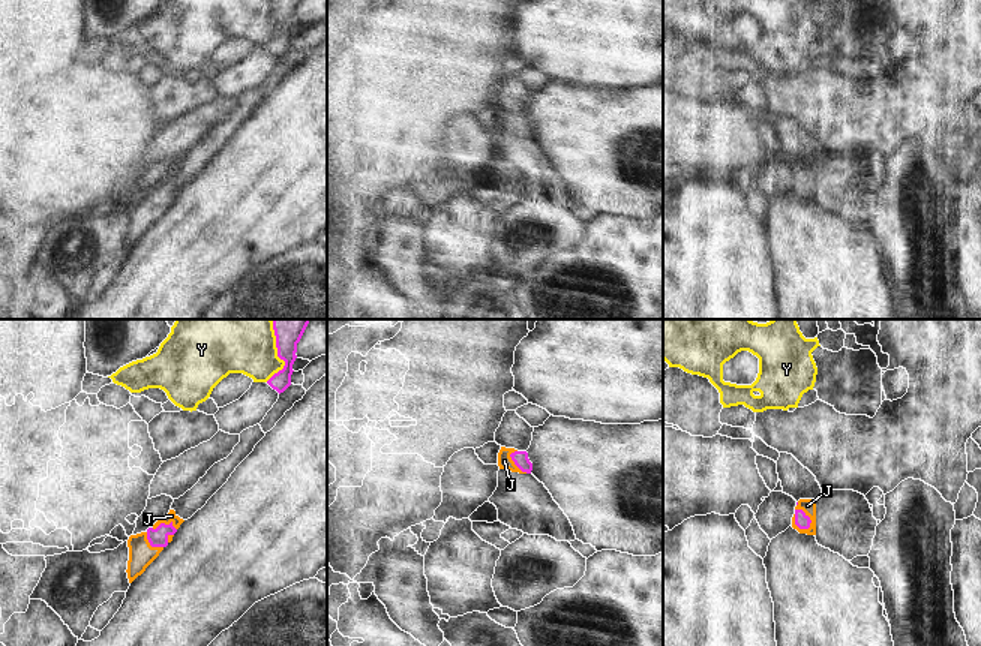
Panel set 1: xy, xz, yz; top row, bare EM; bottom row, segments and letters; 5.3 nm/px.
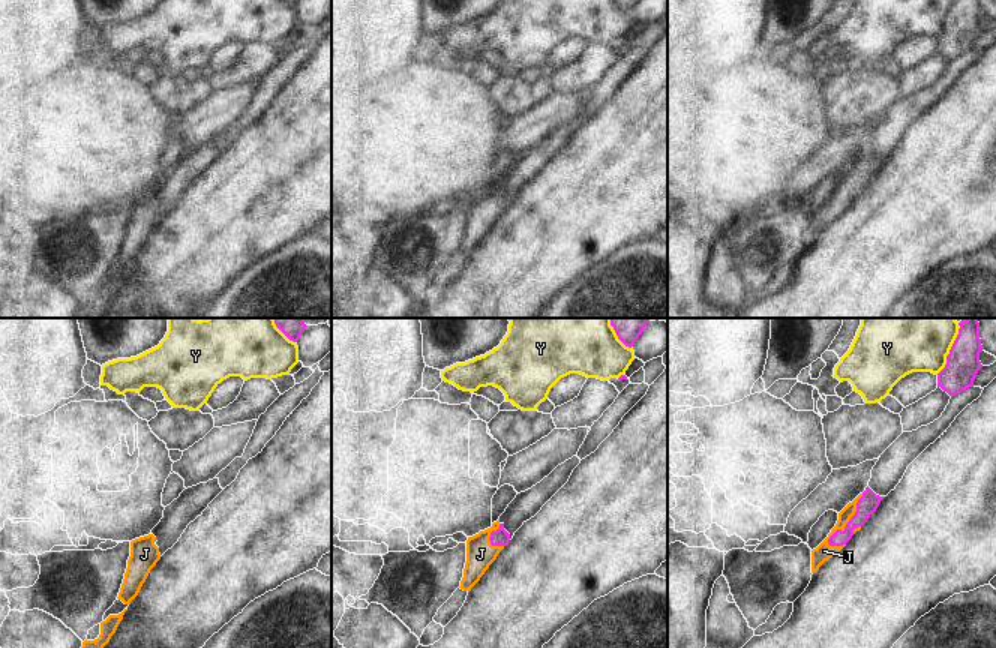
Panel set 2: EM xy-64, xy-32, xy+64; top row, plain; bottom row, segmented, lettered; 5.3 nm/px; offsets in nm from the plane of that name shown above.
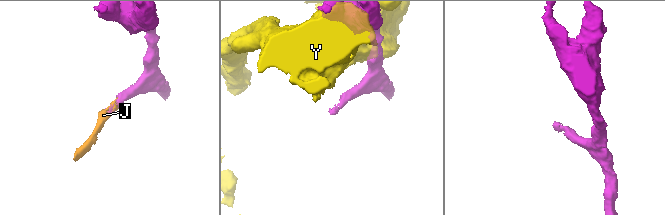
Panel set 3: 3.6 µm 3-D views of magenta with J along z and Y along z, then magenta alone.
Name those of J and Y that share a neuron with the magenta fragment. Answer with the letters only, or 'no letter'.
J

